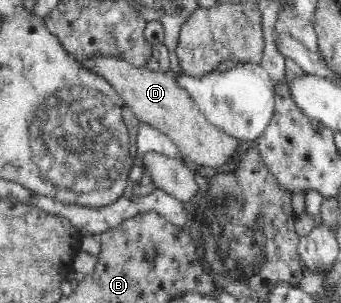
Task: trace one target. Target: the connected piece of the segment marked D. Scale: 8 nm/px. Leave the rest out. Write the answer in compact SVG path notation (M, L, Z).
M103 52L77 60L80 67L102 77L117 91L123 98L123 105L134 117L167 134L178 146L177 152L187 160L202 167L223 166L232 160L232 155L236 153L236 147L241 141L209 123L195 100L173 81L169 72L160 69L151 71L147 66L136 66L119 56Z

